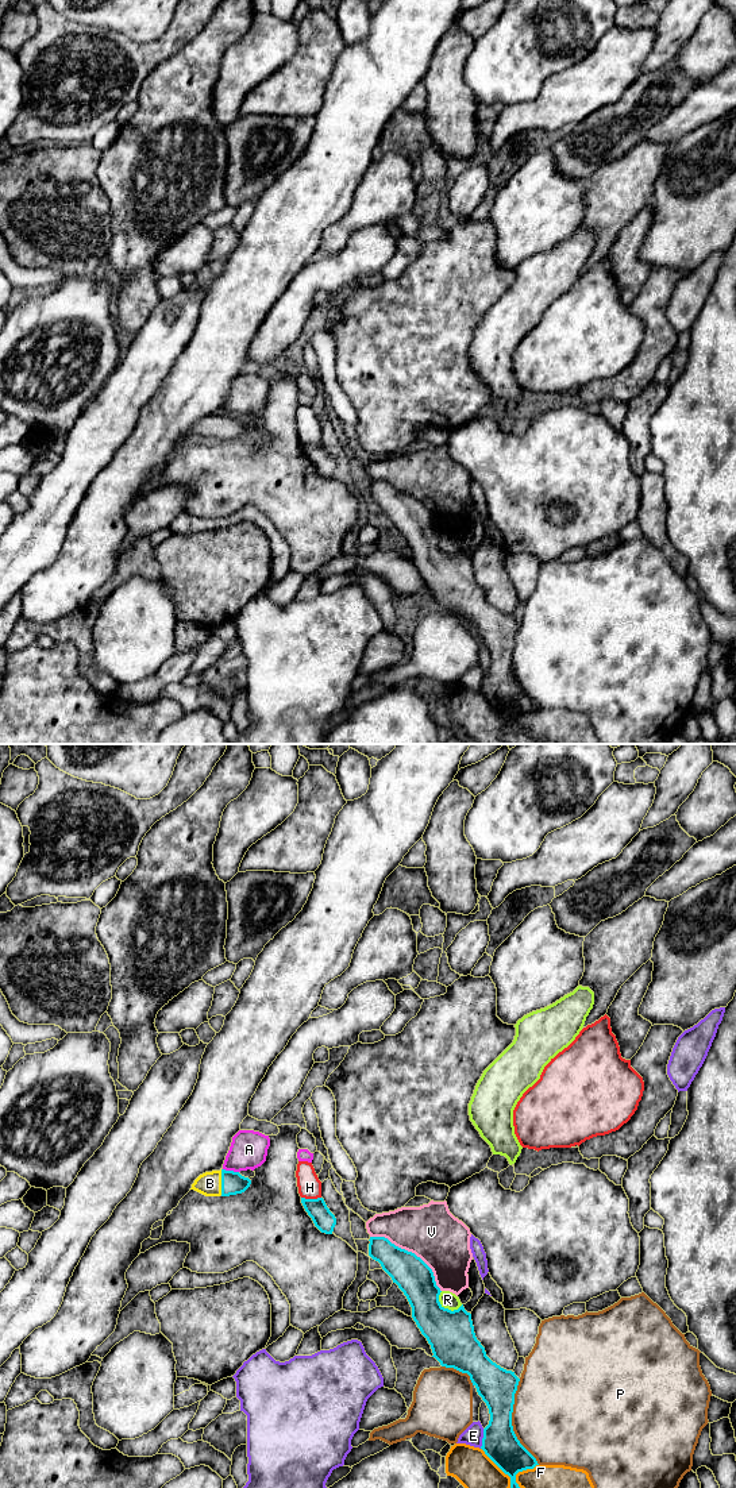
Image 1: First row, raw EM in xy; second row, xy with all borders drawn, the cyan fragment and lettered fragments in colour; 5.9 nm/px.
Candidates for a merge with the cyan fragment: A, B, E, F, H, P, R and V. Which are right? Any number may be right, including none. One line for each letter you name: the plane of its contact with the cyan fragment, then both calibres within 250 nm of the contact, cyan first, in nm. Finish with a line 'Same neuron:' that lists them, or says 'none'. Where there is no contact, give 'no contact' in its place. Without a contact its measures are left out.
B: meets cyan in xy; 140 nm thick on the cyan side, 140 nm on the other
Same neuron: B

